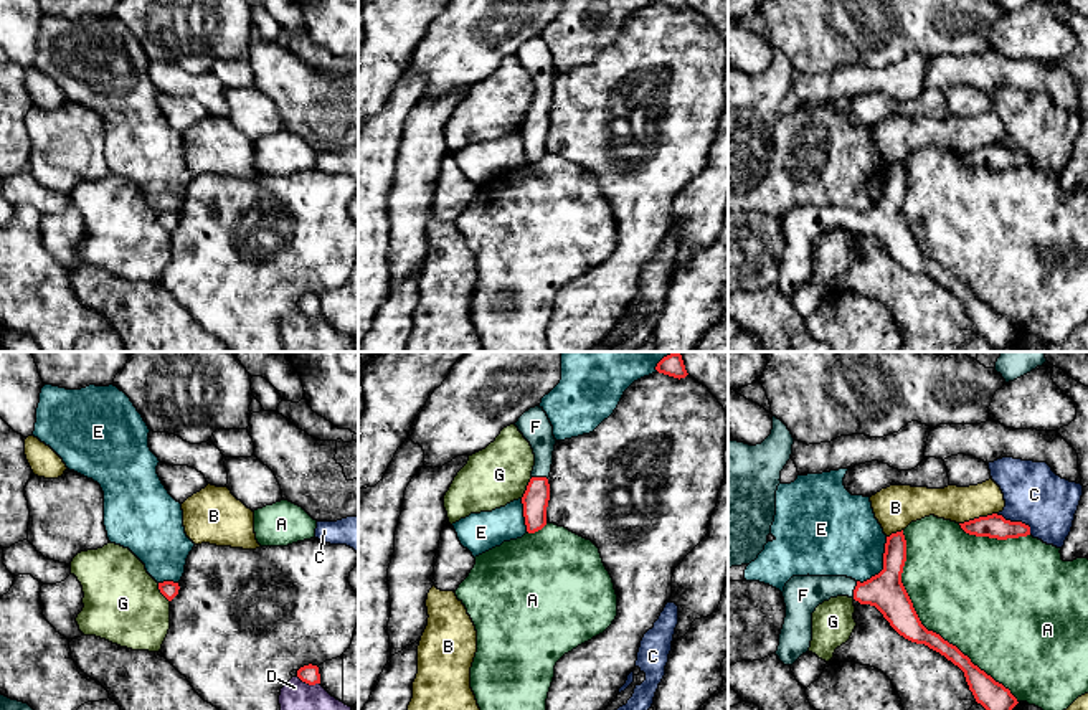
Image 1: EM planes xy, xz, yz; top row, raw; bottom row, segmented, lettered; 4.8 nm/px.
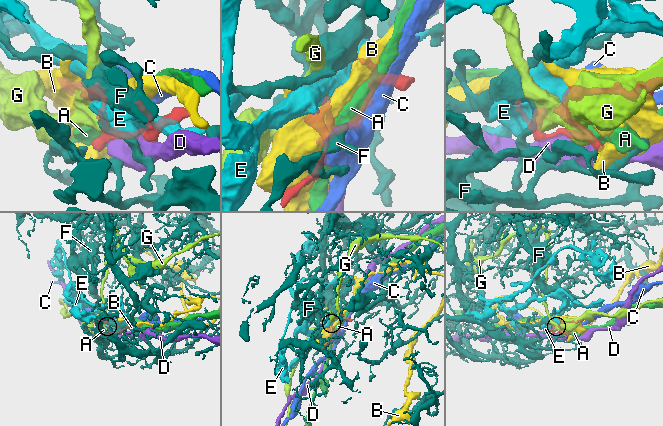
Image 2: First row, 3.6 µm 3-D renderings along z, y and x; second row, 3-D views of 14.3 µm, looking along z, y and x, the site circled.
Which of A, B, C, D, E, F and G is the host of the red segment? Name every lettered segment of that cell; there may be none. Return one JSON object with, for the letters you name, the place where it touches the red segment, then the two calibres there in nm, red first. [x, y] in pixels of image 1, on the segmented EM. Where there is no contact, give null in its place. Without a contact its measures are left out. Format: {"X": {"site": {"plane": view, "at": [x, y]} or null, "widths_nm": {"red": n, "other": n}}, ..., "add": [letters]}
{"F": {"site": {"plane": "xz", "at": [540, 478]}, "widths_nm": {"red": 130, "other": 150}}, "add": ["F"]}

